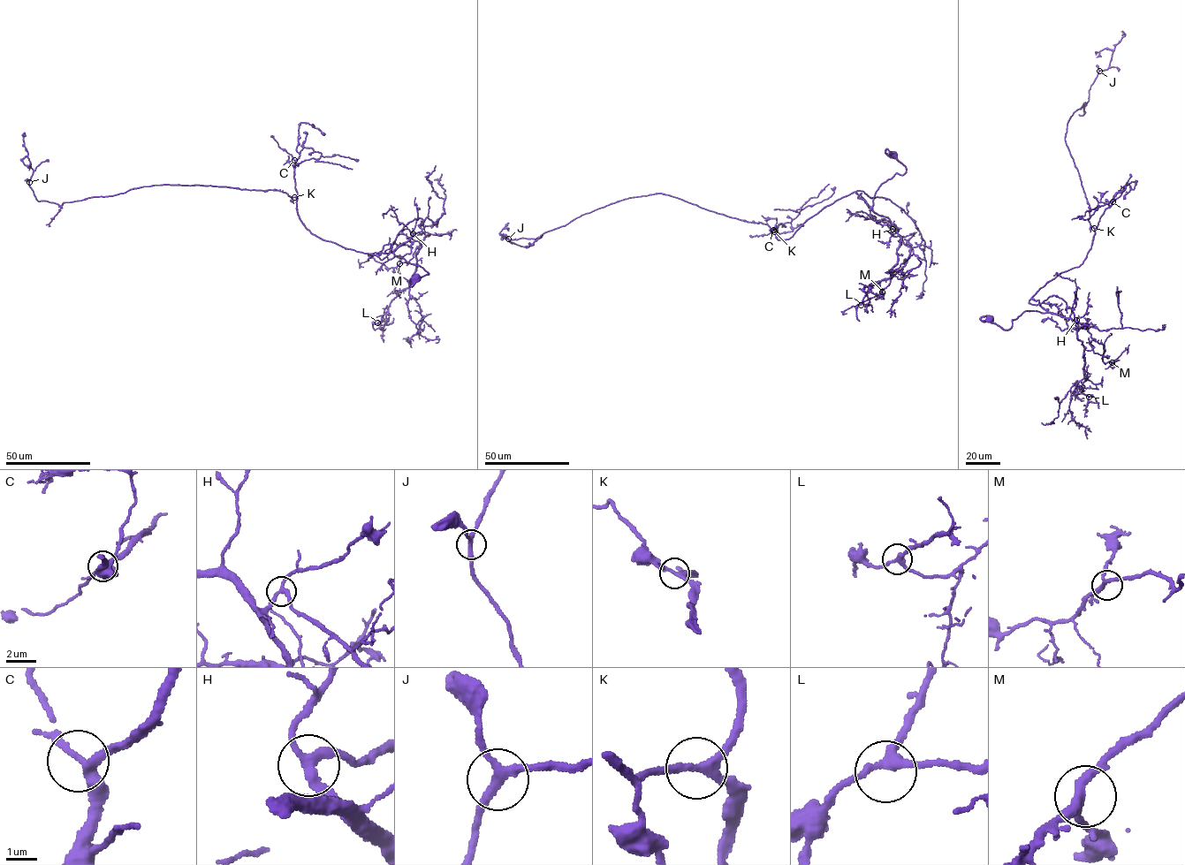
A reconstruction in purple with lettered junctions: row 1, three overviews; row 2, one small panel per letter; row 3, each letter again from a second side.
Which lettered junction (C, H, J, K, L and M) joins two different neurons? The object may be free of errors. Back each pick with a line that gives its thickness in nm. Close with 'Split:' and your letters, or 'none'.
Split: none

